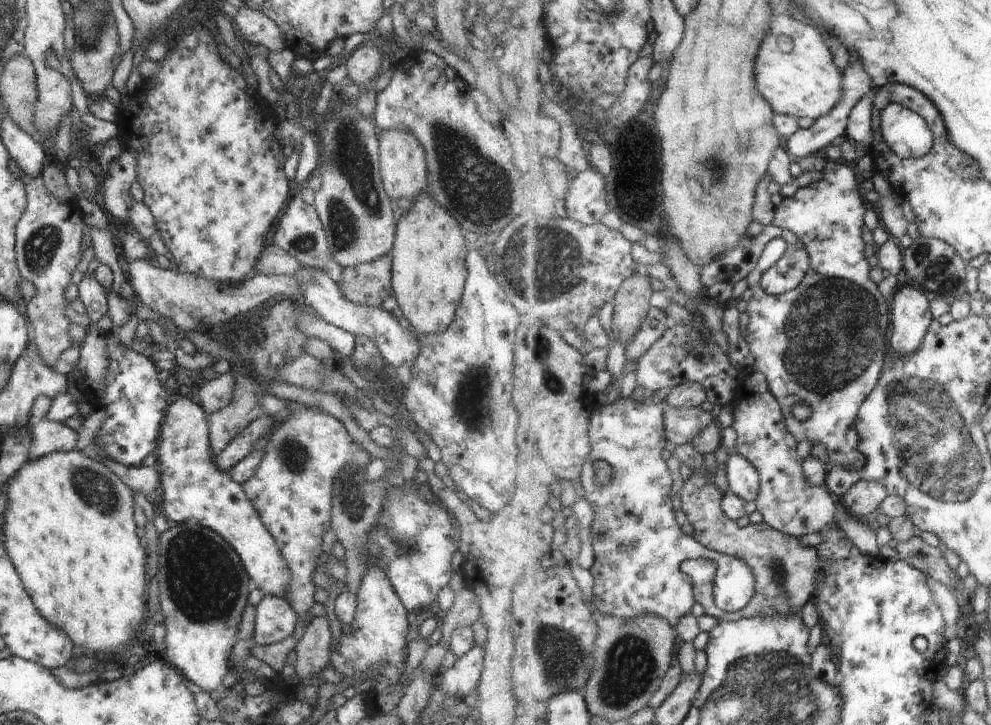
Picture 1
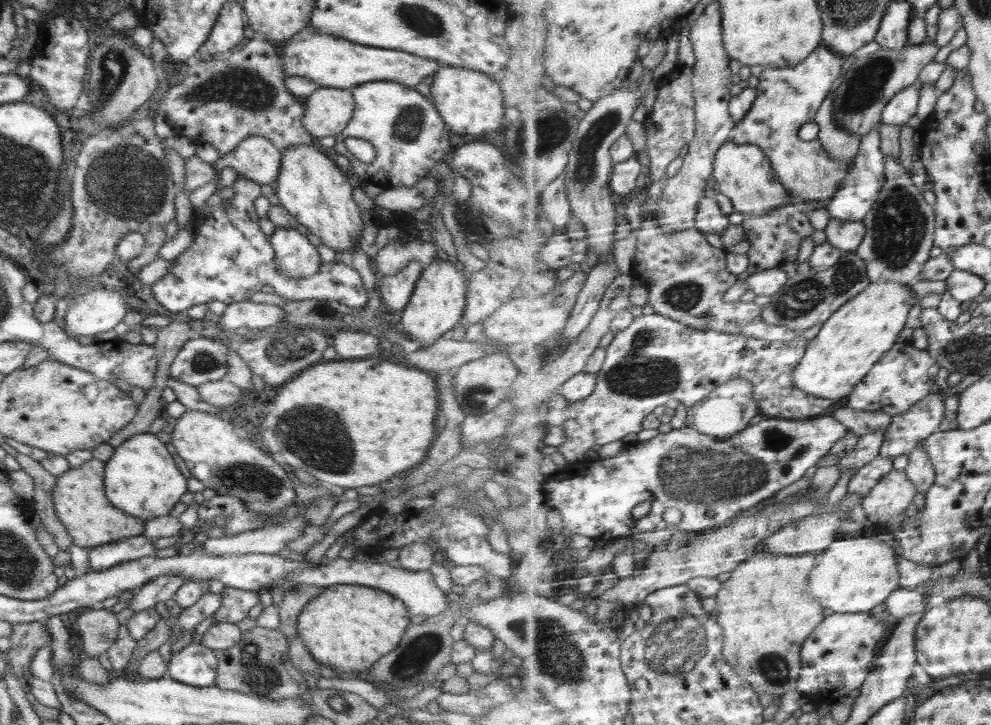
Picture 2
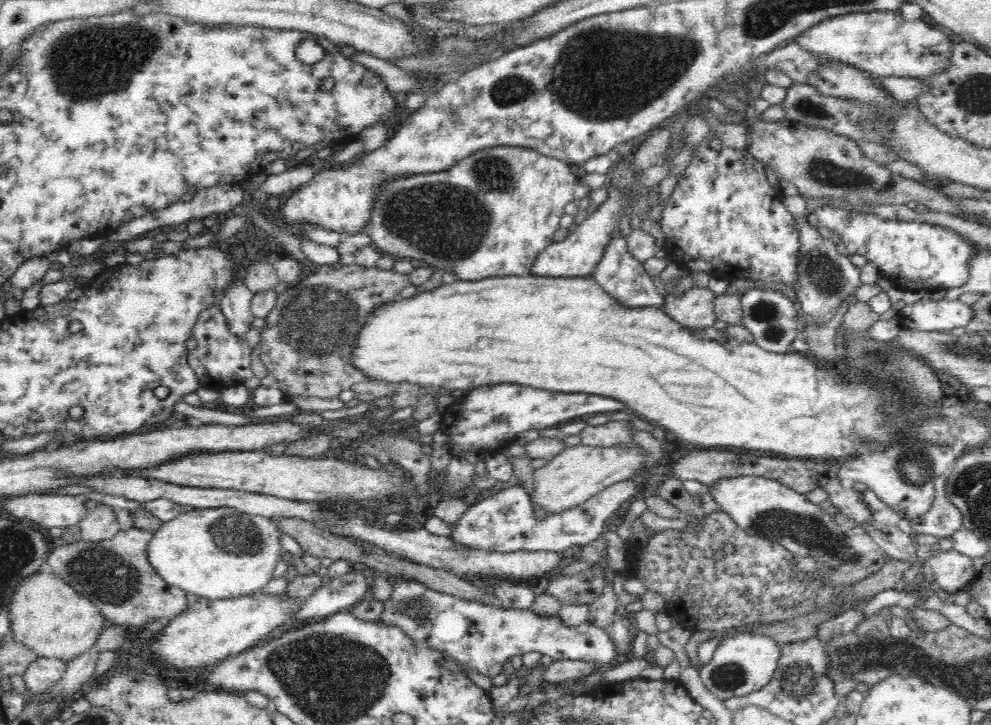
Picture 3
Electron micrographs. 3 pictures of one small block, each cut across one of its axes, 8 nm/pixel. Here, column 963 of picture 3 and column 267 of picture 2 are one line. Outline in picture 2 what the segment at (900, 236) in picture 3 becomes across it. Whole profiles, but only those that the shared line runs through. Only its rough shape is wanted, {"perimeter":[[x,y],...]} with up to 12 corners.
{"perimeter":[[238,174],[193,208],[196,239],[151,285],[172,312],[249,300],[367,303],[348,262],[278,272],[260,185]]}

